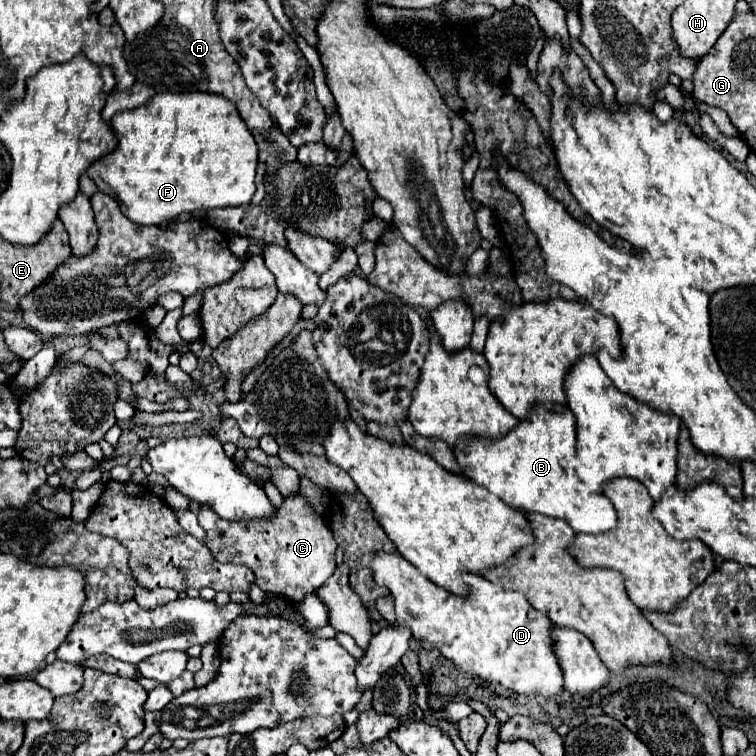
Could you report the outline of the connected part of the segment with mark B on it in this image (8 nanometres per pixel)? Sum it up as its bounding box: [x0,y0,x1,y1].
[455,408,617,534]

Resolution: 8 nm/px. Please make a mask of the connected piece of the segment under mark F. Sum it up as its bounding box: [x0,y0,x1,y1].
[87,92,257,224]

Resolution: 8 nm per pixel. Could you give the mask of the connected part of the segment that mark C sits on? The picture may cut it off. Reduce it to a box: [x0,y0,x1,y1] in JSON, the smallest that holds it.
[197,494,337,604]

